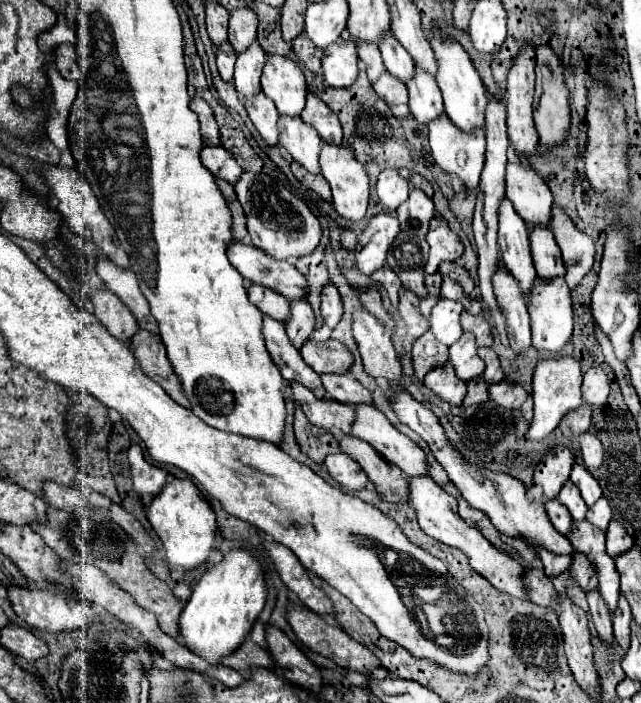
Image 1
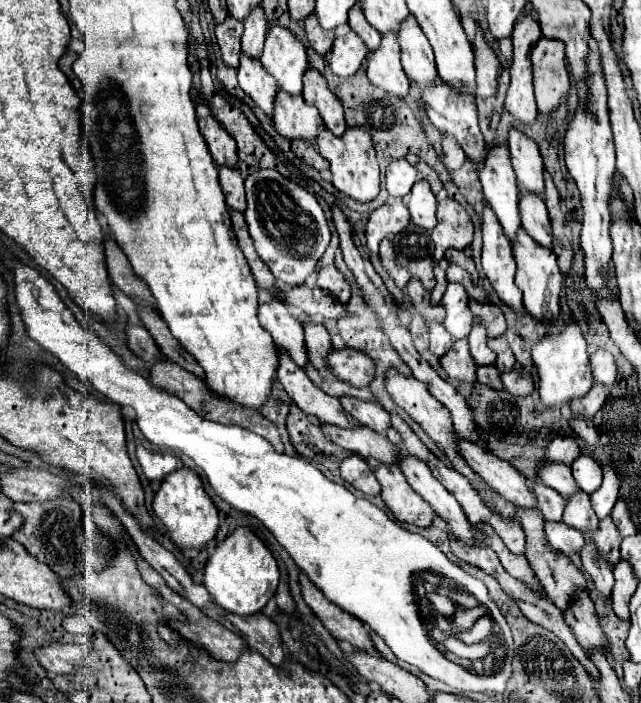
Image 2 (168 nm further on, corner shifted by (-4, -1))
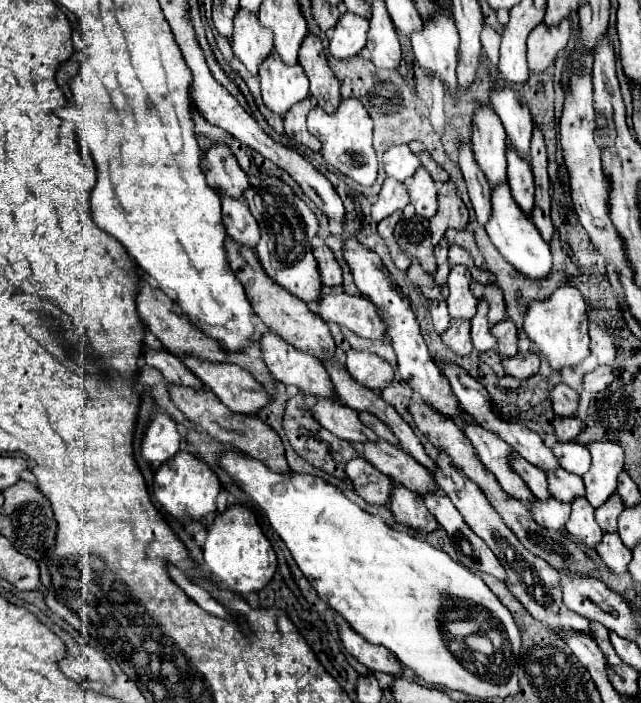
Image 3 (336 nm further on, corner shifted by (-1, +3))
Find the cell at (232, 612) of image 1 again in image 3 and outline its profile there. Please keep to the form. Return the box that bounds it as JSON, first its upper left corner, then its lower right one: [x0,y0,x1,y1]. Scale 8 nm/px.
[203,504,277,596]

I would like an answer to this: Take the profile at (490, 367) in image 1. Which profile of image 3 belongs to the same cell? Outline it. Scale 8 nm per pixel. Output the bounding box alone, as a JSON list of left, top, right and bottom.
[491,318,517,356]

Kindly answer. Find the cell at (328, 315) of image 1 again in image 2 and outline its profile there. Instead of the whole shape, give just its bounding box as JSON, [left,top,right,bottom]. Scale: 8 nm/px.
[318,266,350,304]

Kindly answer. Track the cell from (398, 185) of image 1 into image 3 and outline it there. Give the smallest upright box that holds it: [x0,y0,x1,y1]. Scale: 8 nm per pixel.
[383,144,421,182]

